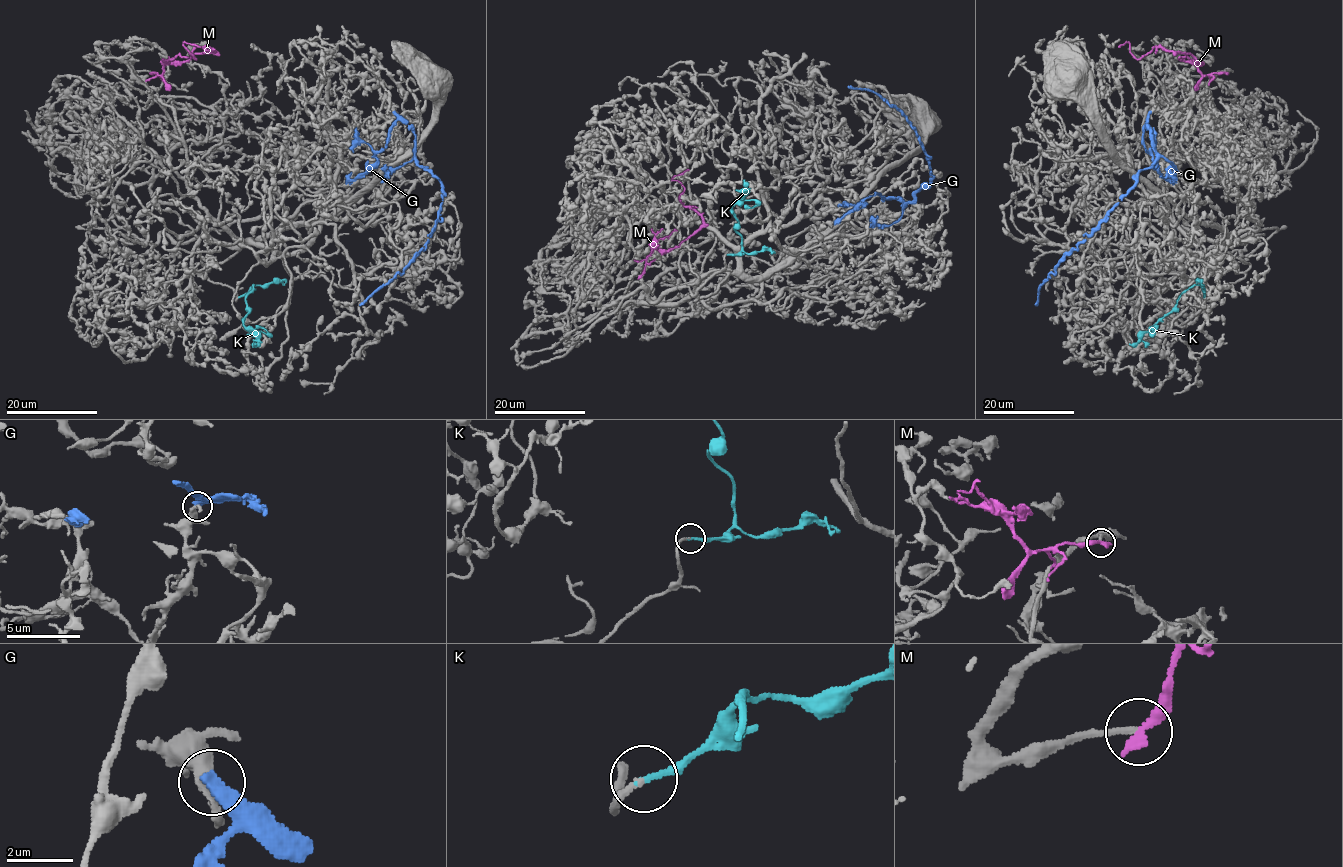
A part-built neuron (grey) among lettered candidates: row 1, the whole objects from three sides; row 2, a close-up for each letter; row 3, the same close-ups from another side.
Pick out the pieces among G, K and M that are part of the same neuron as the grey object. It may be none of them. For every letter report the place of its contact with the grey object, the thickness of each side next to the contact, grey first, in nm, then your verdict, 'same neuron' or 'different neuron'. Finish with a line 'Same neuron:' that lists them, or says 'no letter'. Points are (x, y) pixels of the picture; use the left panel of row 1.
G: (394, 113) | 320/420 nm | different neuron
K: (240, 296) | 160/190 nm | same neuron
M: (152, 73) | 180/320 nm | different neuron
Same neuron: K

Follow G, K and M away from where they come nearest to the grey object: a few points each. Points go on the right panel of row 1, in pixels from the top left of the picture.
G: (1150, 113), (1149, 131), (1156, 162), (1142, 169), (1134, 185), (1086, 240), (1040, 284), (1036, 305)
K: (1204, 296), (1198, 284), (1190, 286), (1179, 297), (1176, 305), (1150, 329), (1151, 334), (1157, 328), (1155, 326)
M: (1224, 73), (1204, 75), (1190, 53), (1155, 46), (1136, 59), (1130, 44), (1119, 46)

